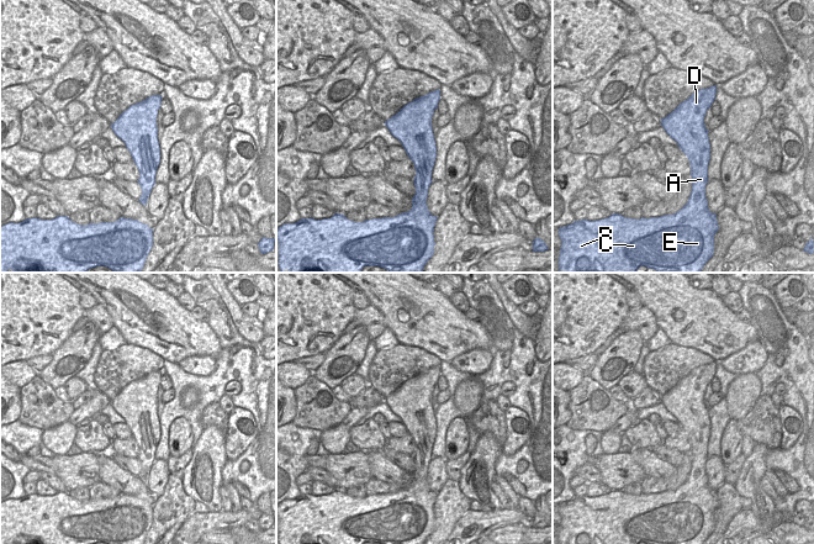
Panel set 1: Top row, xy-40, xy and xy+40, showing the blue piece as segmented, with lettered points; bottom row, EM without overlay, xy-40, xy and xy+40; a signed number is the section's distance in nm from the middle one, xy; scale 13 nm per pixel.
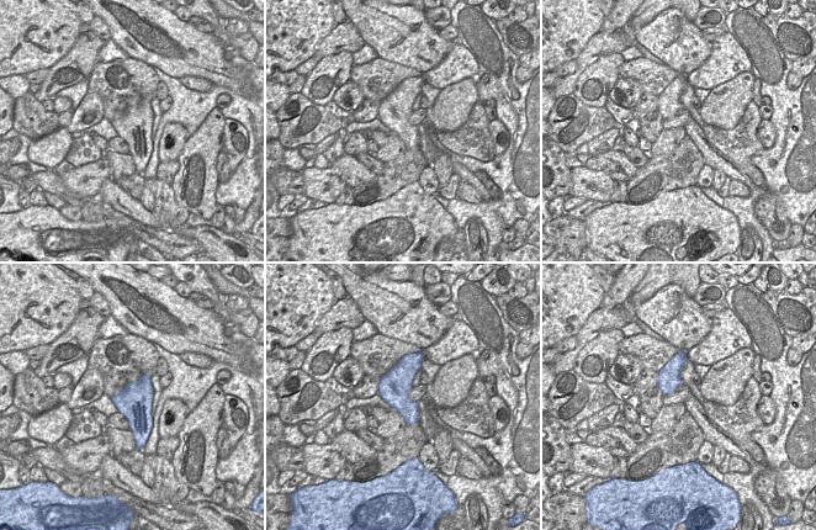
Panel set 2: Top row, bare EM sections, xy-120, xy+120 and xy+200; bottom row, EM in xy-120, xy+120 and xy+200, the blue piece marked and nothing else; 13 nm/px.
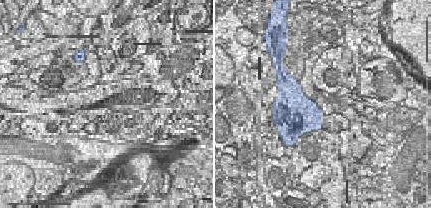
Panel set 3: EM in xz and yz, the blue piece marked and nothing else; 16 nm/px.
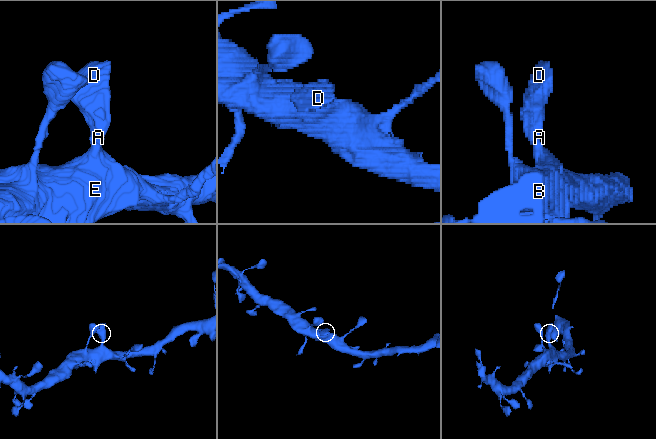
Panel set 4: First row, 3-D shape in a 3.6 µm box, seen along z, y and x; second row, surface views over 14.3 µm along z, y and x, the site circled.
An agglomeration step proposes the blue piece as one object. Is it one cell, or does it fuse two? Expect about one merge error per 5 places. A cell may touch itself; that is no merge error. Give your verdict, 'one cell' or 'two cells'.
one cell

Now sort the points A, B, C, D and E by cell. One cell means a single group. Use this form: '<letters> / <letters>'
A B C D E

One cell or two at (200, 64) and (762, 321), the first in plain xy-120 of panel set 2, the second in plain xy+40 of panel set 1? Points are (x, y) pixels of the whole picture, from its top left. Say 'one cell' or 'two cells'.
two cells

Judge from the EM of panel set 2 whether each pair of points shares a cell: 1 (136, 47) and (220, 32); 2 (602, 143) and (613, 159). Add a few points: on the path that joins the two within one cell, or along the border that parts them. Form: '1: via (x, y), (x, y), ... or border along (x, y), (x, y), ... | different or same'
1: border along (212, 32), (221, 41), (226, 51) | different
2: border along (612, 149), (595, 157) | different

